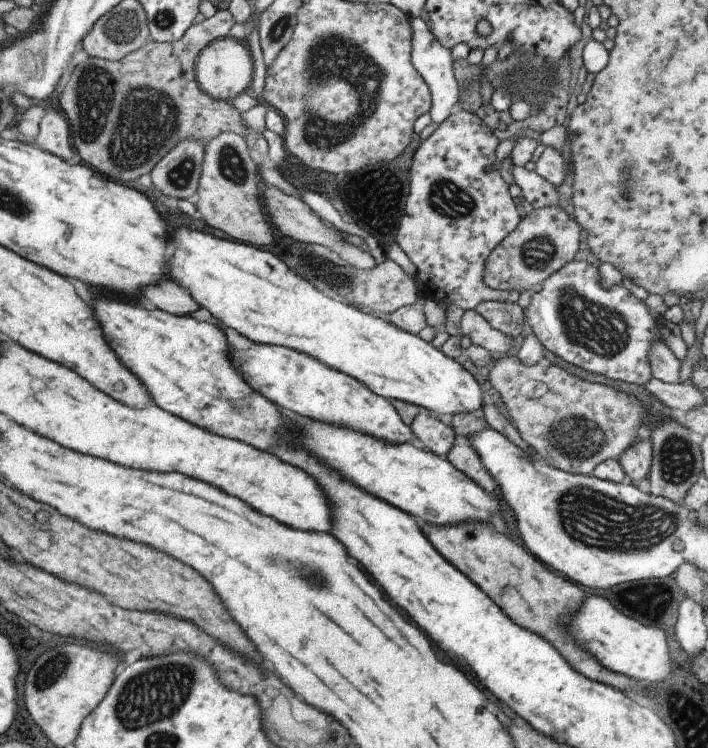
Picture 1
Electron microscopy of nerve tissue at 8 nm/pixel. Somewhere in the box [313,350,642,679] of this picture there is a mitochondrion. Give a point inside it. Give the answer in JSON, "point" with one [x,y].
{"point":[582,440]}

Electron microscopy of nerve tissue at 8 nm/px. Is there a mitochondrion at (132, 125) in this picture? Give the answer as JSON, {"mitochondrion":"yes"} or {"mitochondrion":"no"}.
{"mitochondrion":"yes"}

